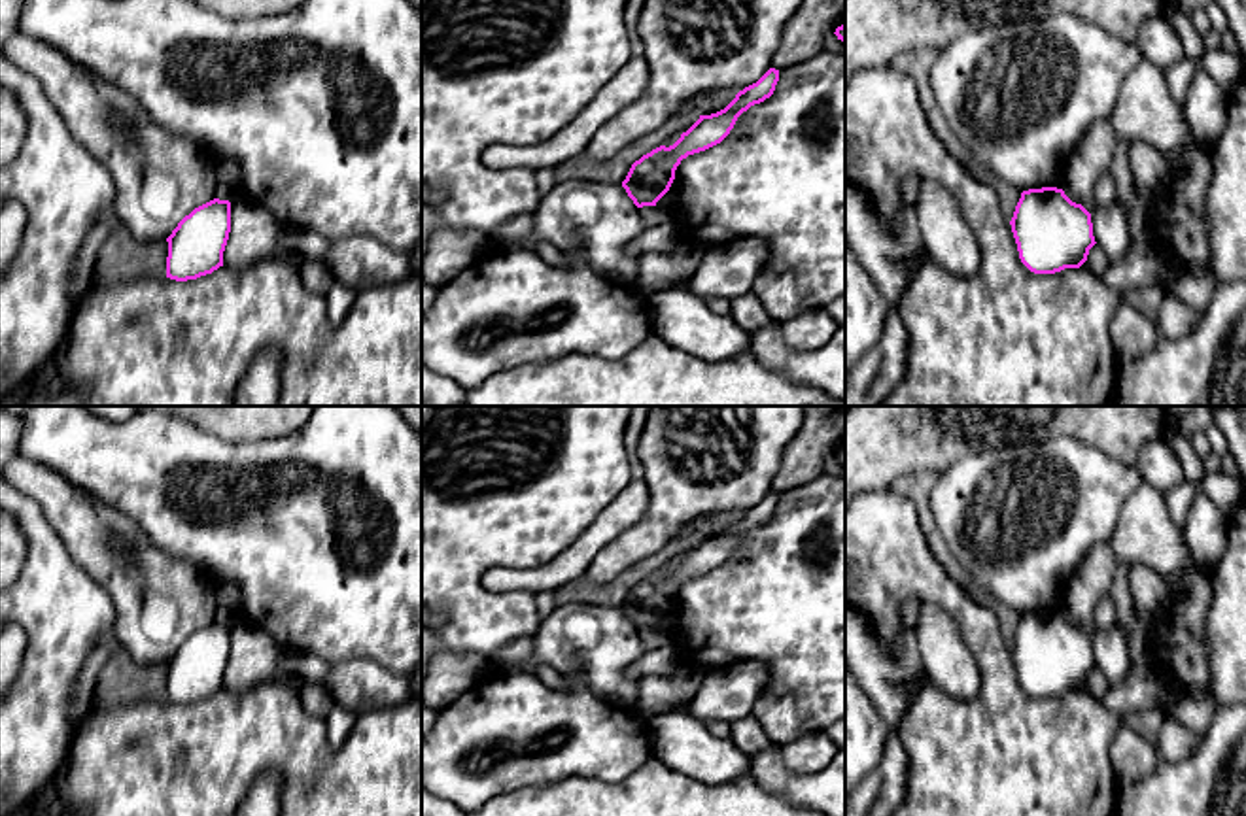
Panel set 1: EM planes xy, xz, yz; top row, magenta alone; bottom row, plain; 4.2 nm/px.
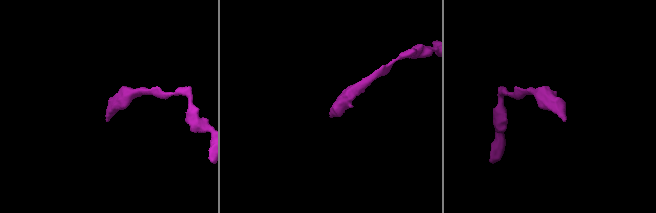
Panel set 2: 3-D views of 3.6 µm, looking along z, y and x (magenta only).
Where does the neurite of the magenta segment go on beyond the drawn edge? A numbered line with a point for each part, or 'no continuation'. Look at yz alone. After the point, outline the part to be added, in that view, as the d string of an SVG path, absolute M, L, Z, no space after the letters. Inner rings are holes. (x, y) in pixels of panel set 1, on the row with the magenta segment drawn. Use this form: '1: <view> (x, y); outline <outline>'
no continuation

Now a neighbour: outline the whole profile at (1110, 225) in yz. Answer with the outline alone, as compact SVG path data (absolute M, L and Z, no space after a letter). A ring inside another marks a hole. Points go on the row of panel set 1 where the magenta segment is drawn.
M1093 196L1085 198L1082 206L1091 213L1095 242L1108 261L1121 261L1133 244L1127 208L1117 202L1114 206L1099 206Z

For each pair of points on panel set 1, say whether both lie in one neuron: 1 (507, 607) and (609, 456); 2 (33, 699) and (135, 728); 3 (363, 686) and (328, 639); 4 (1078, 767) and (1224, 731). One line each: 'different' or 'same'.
1: same
2: different
3: different
4: different

